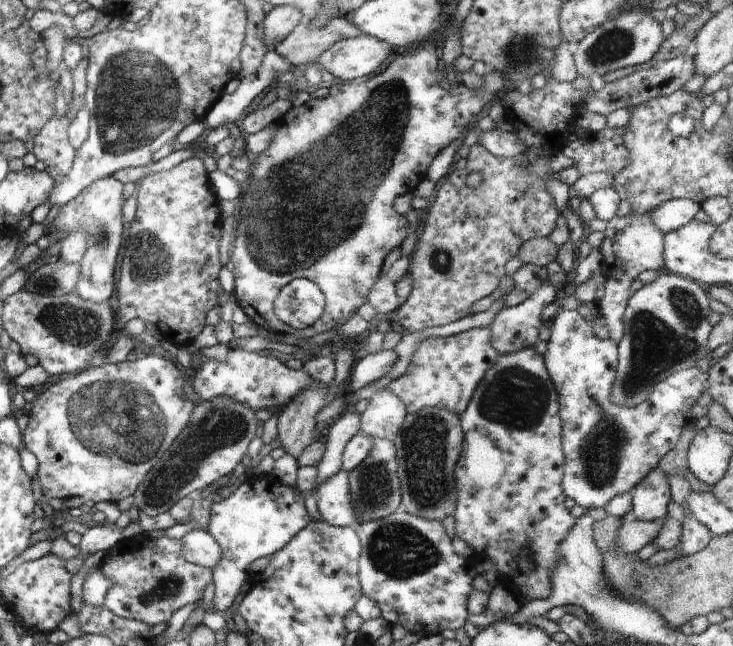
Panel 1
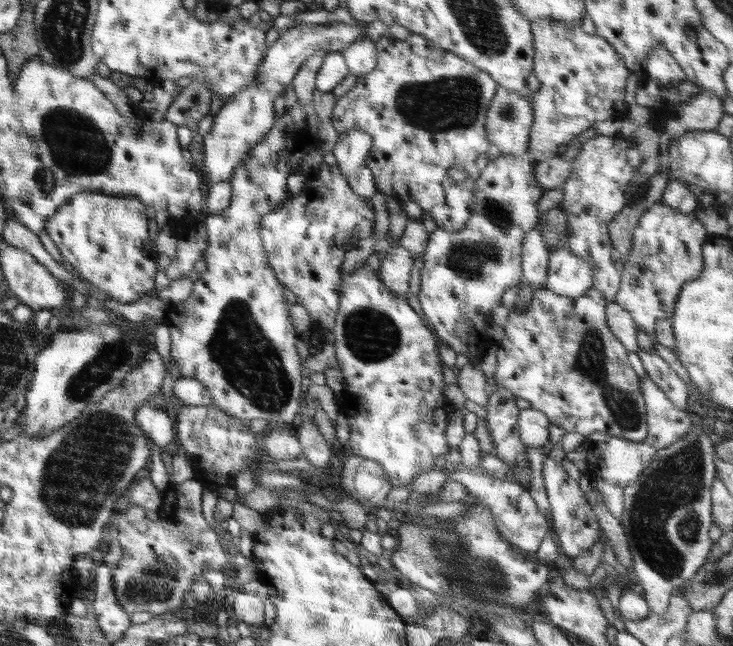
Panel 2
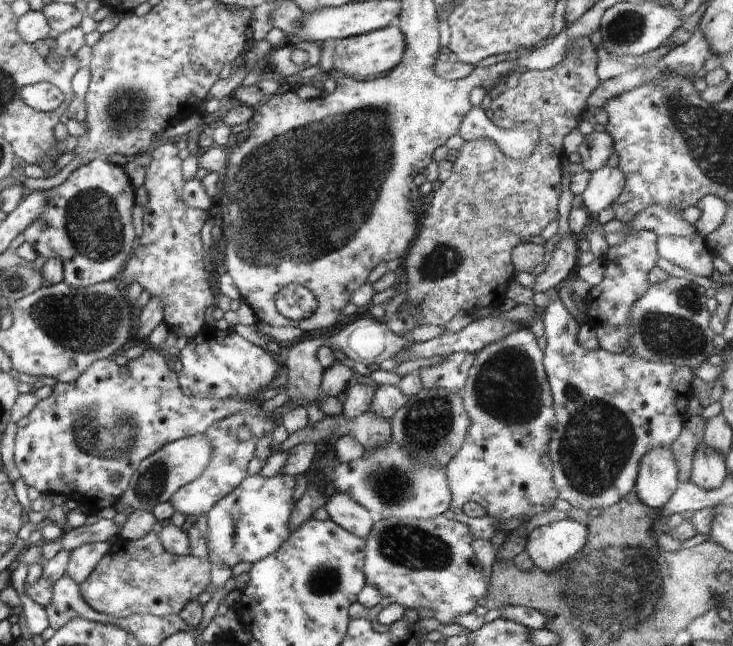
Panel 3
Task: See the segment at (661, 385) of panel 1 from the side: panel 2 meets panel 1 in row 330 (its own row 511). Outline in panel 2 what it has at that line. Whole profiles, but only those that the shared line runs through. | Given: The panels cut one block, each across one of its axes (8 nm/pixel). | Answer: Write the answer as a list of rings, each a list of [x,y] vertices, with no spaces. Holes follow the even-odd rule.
[[[547,457],[543,463],[543,476],[546,494],[548,494],[548,502],[551,508],[552,531],[558,537],[560,550],[564,552],[566,557],[574,560],[580,557],[582,553],[588,553],[598,543],[602,530],[599,530],[596,516],[589,503],[585,500],[579,483],[570,478],[561,462],[556,462]]]

